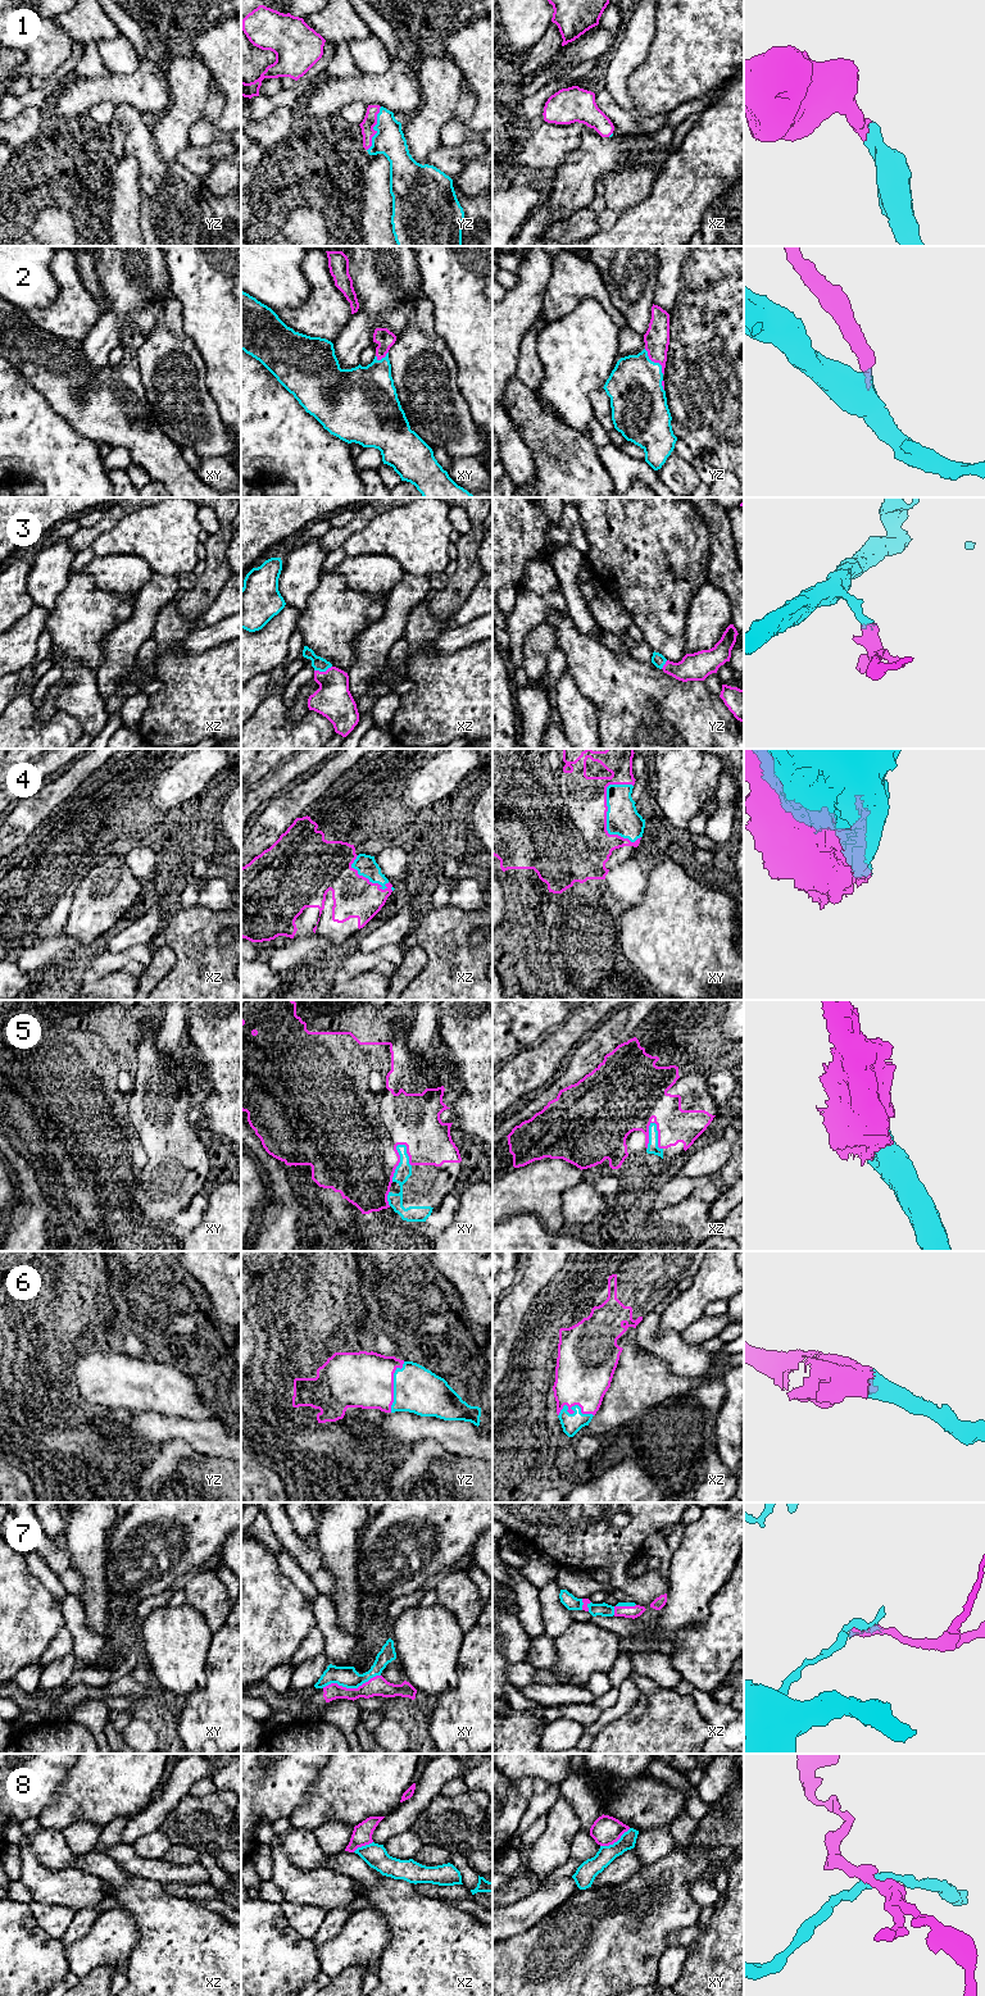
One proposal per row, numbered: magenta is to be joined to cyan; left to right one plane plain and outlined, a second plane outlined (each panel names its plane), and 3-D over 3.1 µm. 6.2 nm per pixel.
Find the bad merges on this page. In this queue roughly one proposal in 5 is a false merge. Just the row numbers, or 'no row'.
7, 8

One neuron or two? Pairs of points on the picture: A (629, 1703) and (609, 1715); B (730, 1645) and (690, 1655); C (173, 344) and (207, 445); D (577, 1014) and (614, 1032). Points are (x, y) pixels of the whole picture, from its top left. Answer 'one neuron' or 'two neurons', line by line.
A: one neuron
B: one neuron
C: one neuron
D: two neurons

